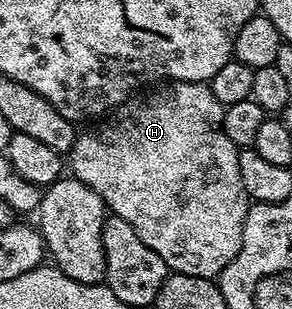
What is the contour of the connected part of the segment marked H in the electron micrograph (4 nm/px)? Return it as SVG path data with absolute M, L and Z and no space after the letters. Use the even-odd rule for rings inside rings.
M168 81L155 89L145 90L139 97L133 97L128 102L120 104L119 107L115 108L111 118L104 121L109 121L109 123L104 123L97 129L96 143L77 141L66 155L66 163L70 168L71 178L90 185L90 189L94 189L94 193L98 193L98 197L102 197L105 208L111 214L122 217L122 221L130 221L130 225L134 225L134 233L138 233L138 237L142 237L142 241L146 241L146 245L150 245L150 249L154 249L154 253L158 253L158 257L162 257L162 261L168 267L169 272L178 275L215 280L224 272L226 265L230 265L230 261L234 261L234 257L238 257L242 245L242 229L246 221L250 200L242 185L242 173L238 173L240 151L230 141L230 137L226 137L224 132L224 108L218 101L218 97L214 97L212 88L208 83L191 83L190 81L174 83Z

